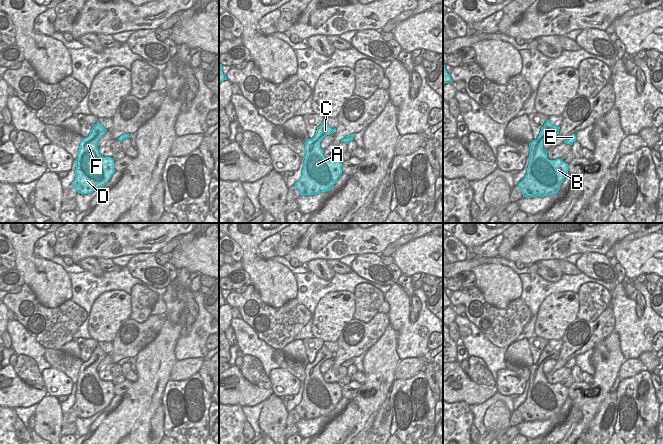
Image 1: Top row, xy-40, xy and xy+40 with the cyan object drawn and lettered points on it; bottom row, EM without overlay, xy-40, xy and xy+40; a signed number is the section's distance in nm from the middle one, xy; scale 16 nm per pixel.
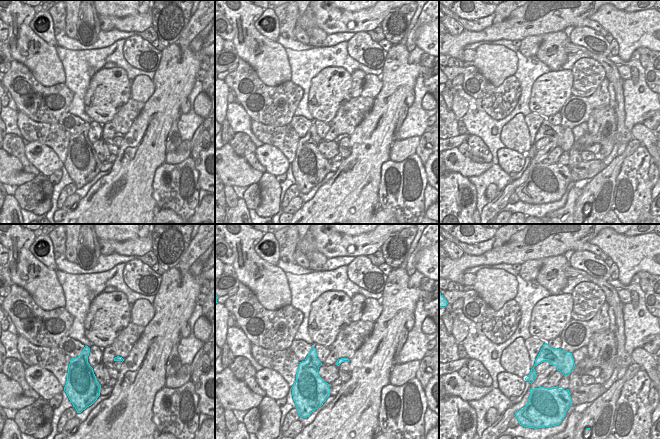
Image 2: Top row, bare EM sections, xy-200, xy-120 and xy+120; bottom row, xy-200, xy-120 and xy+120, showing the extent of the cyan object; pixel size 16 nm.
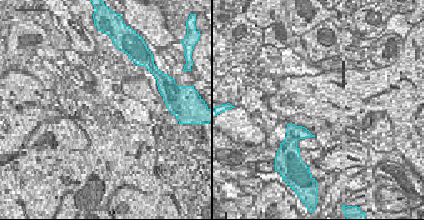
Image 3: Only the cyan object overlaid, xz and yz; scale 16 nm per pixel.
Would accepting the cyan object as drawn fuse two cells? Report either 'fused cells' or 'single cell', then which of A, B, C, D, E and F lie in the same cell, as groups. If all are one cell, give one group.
single cell | A B C D E F

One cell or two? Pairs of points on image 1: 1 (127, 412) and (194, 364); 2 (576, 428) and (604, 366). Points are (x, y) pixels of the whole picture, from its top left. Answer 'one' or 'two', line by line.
1: two
2: one

